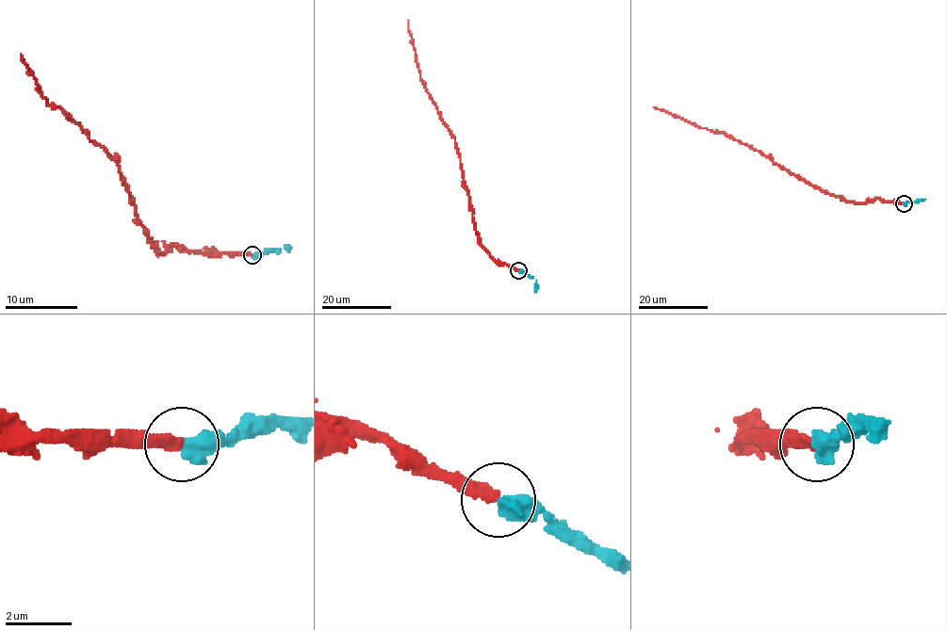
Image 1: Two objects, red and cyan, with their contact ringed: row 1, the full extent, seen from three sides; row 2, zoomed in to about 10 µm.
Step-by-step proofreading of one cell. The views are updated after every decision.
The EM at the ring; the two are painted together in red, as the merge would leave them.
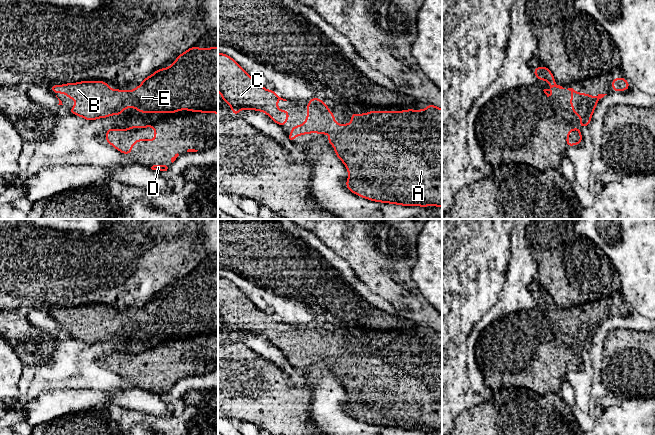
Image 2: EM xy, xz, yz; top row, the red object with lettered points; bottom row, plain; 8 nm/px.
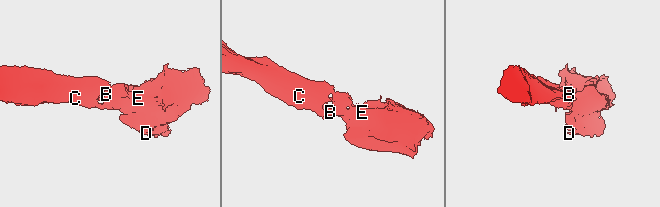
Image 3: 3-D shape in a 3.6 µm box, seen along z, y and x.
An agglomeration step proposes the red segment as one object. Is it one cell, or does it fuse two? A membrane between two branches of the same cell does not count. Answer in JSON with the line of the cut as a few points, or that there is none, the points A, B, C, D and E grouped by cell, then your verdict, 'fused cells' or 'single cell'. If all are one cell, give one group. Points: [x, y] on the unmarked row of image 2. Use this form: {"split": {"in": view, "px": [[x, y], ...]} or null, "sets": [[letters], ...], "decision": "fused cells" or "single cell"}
{"split": null, "sets": [["A", "B", "C", "D", "E"]], "decision": "single cell"}

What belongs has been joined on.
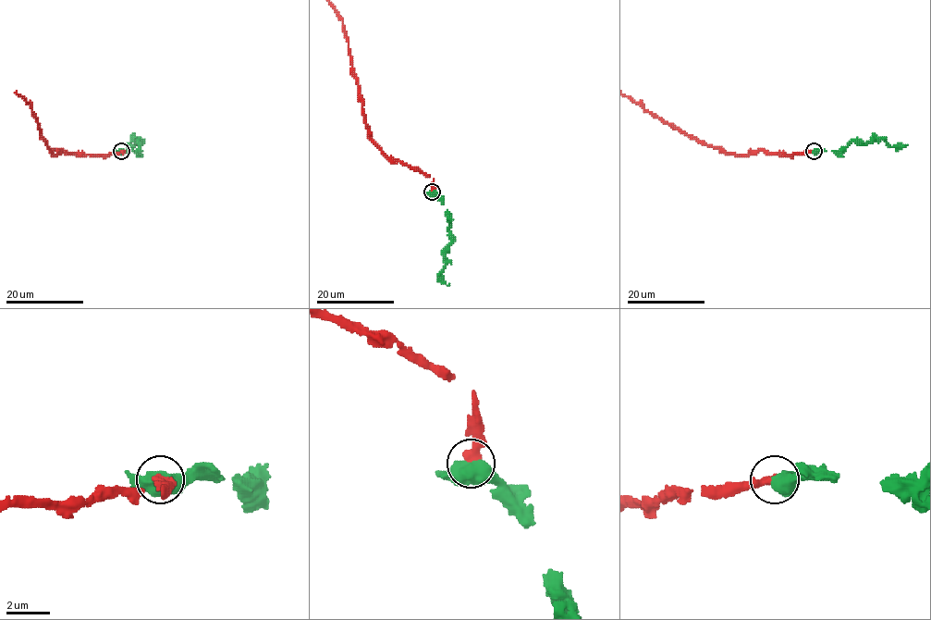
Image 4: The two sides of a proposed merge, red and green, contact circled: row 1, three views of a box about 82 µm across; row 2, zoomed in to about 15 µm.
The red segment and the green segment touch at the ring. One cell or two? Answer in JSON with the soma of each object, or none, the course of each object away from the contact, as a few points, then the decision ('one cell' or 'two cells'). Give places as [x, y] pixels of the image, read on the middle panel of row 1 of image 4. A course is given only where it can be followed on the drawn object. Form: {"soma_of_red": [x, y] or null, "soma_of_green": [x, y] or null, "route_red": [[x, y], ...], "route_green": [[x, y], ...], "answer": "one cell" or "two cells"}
{"soma_of_red": null, "soma_of_green": null, "route_red": [[432, 192], [433, 178], [399, 161], [391, 161], [371, 140], [343, 22]], "route_green": [[432, 192], [447, 210], [451, 242], [442, 279], [449, 285]], "answer": "one cell"}

